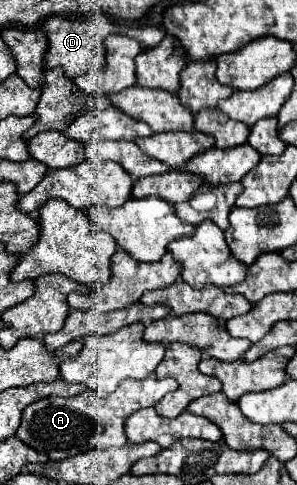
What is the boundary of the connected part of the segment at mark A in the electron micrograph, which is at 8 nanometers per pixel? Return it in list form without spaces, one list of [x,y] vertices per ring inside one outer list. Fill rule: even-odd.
[[[144,378],[144,380],[122,380],[112,394],[98,394],[84,390],[74,398],[42,398],[22,412],[22,424],[16,436],[36,452],[44,452],[50,460],[64,460],[68,456],[92,450],[124,446],[124,420],[136,410],[154,406],[162,396],[174,392],[178,384],[174,378]]]

